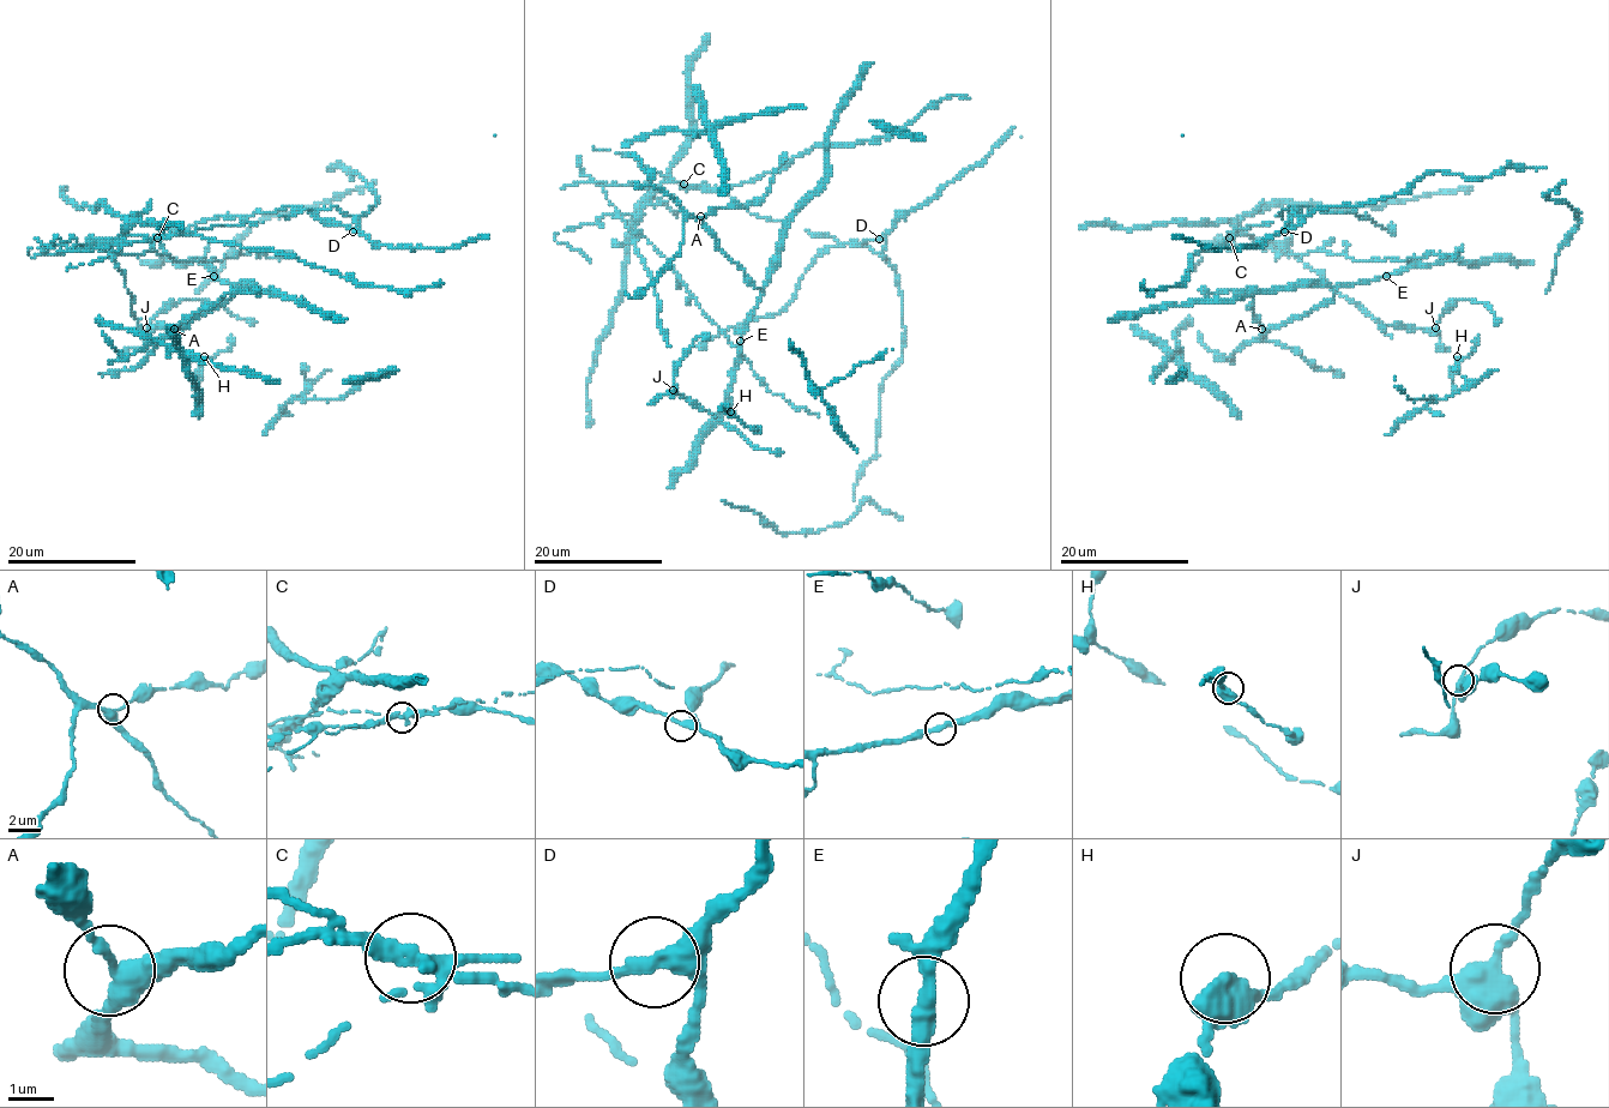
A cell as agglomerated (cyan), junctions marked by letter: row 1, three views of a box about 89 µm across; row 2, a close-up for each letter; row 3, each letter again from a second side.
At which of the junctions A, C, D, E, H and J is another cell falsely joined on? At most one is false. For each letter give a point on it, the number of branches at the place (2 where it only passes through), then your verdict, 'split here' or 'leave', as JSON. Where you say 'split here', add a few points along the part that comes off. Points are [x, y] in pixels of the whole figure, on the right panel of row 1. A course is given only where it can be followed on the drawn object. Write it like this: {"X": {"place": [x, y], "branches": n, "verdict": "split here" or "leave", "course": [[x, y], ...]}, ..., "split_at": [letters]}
{"A": {"place": [1261, 329], "branches": 3, "verdict": "leave"}, "C": {"place": [1229, 238], "branches": 4, "verdict": "split here", "course": [[1230, 238], [1259, 238], [1259, 246], [1279, 253], [1325, 251], [1357, 262], [1433, 252], [1454, 258], [1463, 251]]}, "D": {"place": [1284, 232], "branches": 3, "verdict": "leave"}, "E": {"place": [1386, 276], "branches": 3, "verdict": "leave"}, "H": {"place": [1457, 356], "branches": 3, "verdict": "leave"}, "J": {"place": [1435, 327], "branches": 4, "verdict": "leave"}, "split_at": ["C"]}

